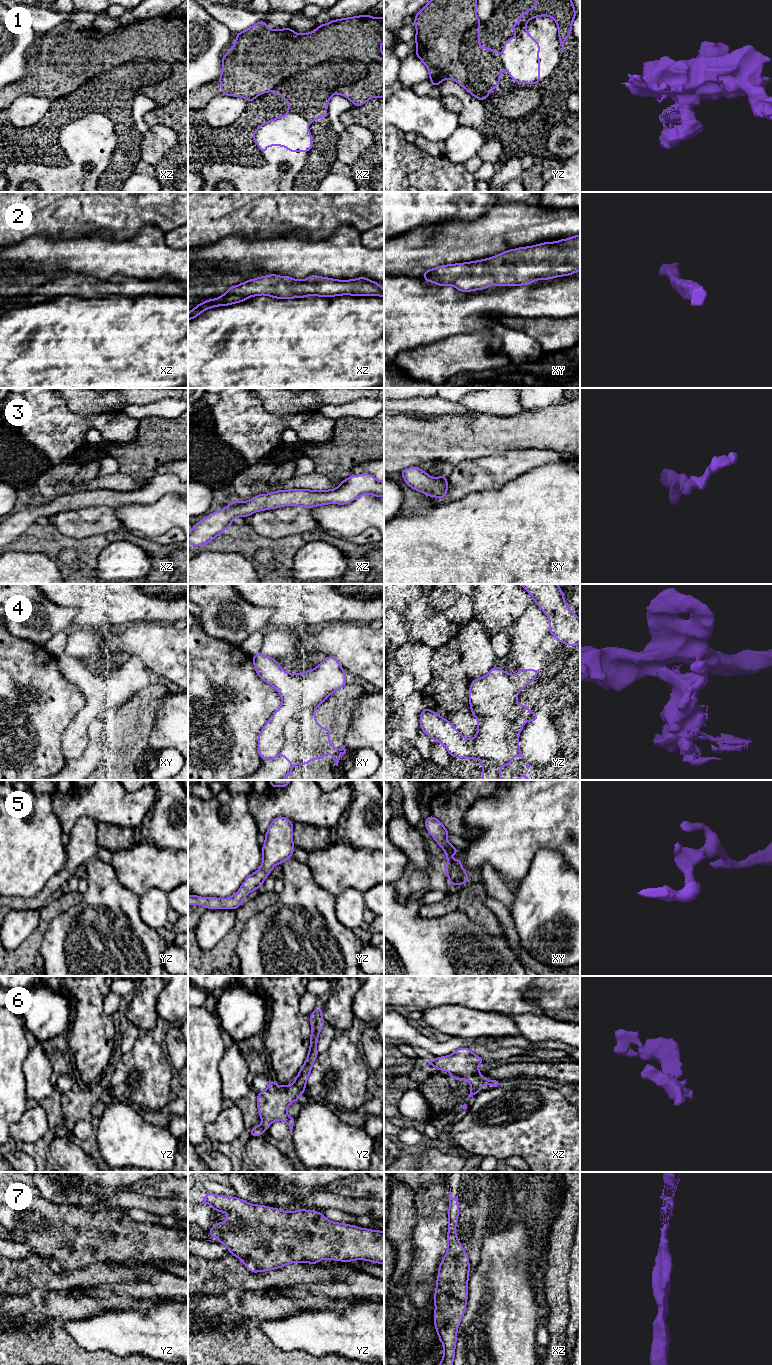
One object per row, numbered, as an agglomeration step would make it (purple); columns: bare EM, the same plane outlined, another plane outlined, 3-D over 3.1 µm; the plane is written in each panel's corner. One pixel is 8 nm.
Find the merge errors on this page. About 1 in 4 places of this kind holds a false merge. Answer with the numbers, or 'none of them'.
4

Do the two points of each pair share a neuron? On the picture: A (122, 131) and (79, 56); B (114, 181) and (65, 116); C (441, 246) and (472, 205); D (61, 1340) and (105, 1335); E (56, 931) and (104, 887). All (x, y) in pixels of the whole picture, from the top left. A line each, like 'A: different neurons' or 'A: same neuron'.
A: same neuron
B: same neuron
C: different neurons
D: different neurons
E: same neuron

